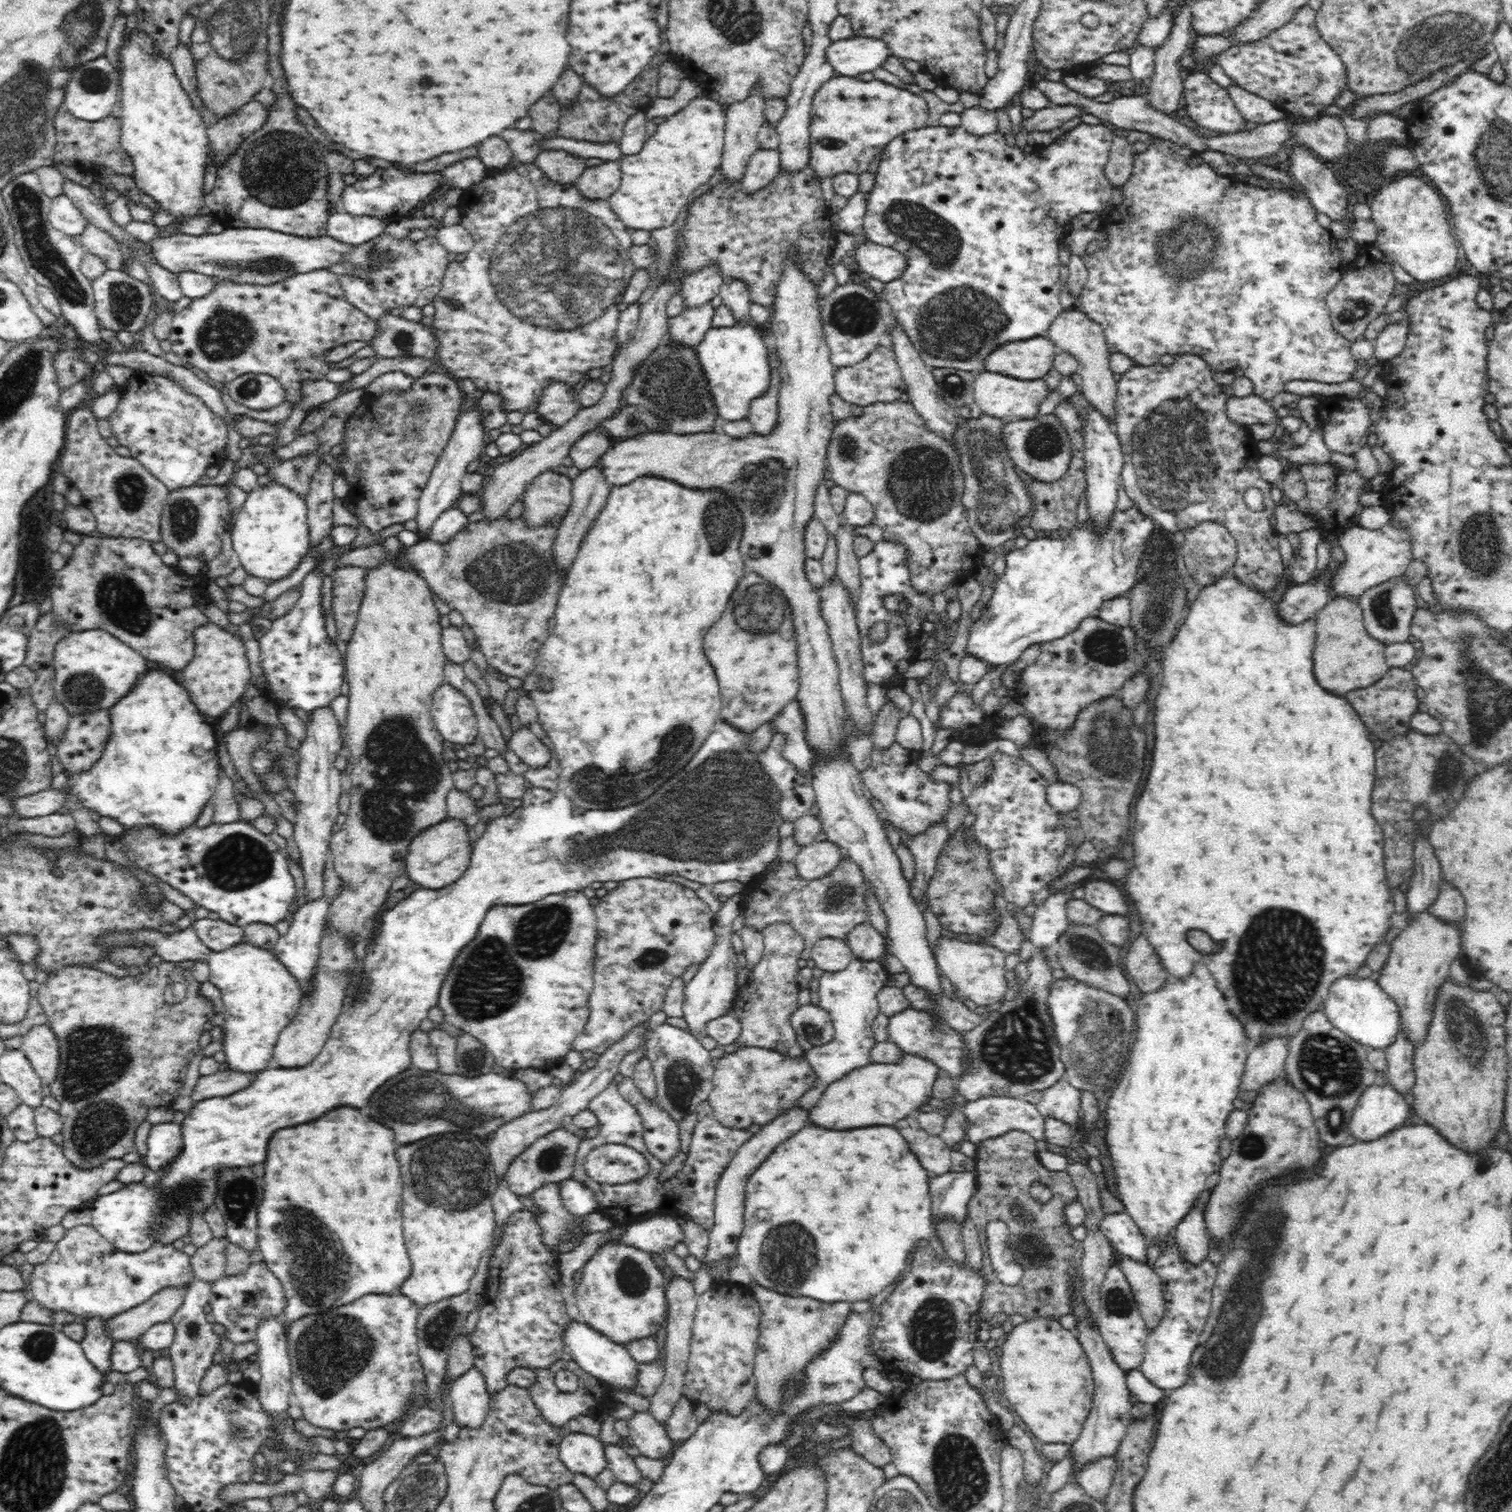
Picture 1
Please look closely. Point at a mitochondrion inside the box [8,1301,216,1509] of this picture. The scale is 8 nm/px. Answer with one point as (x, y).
(39, 1346)

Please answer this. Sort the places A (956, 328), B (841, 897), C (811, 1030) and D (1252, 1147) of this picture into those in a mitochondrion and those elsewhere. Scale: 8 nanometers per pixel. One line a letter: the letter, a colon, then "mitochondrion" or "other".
A: mitochondrion
B: mitochondrion
C: mitochondrion
D: mitochondrion

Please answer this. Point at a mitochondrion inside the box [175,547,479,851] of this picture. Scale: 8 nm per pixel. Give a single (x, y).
(387, 805)

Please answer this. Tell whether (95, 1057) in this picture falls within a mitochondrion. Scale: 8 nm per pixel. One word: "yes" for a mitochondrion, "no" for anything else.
yes

